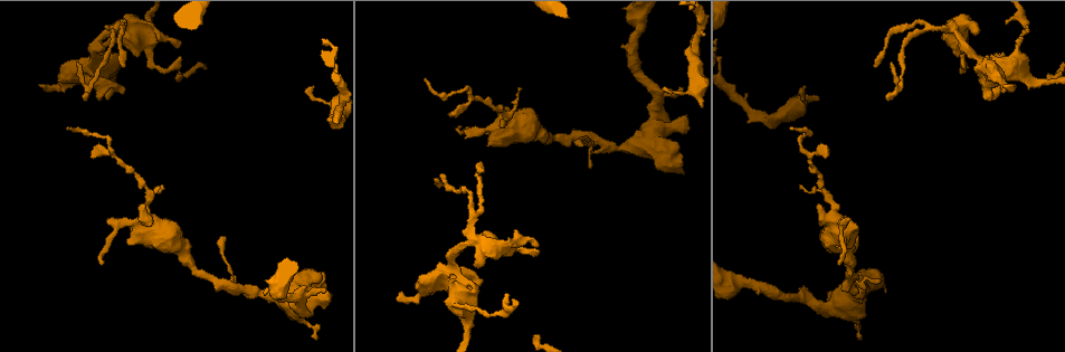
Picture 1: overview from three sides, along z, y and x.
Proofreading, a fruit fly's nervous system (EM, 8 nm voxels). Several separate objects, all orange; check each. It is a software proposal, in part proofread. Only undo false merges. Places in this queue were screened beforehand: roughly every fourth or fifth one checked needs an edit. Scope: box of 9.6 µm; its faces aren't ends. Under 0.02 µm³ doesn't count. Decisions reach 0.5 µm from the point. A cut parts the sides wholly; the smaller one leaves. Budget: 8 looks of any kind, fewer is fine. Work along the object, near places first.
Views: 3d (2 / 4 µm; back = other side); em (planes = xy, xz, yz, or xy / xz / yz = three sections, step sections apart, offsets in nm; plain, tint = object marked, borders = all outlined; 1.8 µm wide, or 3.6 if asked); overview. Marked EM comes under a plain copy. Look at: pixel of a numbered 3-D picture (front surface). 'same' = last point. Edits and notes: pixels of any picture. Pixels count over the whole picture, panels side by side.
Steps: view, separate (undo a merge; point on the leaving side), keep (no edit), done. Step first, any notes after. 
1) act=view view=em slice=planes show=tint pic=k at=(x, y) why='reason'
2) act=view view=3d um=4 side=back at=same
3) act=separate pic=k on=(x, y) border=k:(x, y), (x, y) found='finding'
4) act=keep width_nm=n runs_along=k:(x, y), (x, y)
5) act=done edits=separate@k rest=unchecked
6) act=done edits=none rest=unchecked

act=view view=3d um=2 pic=1 at=(695, 68) why='branch point'

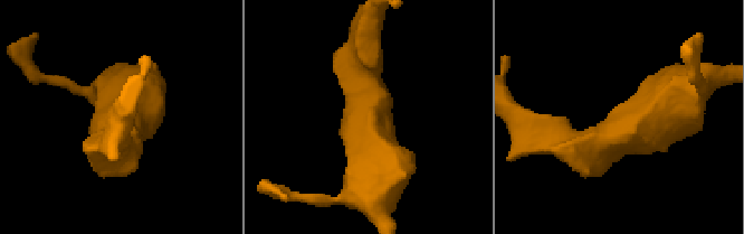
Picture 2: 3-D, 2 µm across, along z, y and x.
act=view view=em um=3.6 slice=xy step=8 show=tint pic=2 at=(624, 133) why='shape alone is not enough'

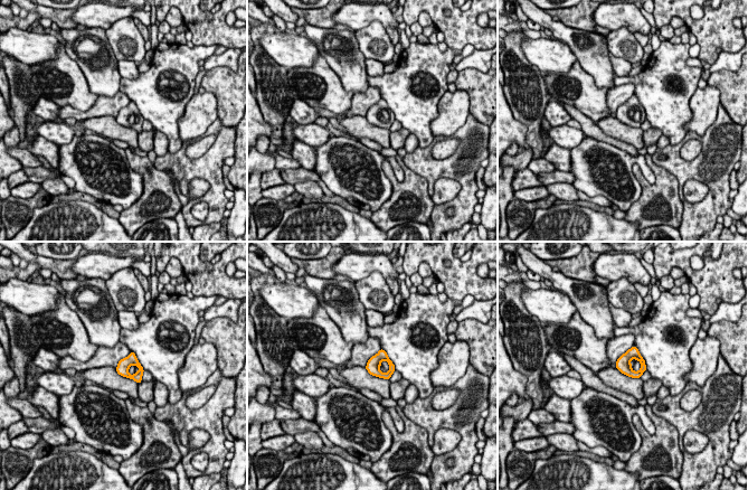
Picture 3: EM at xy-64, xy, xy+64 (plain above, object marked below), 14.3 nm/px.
act=view view=em um=3.6 slice=planes show=borders at=same why='cut it another way'

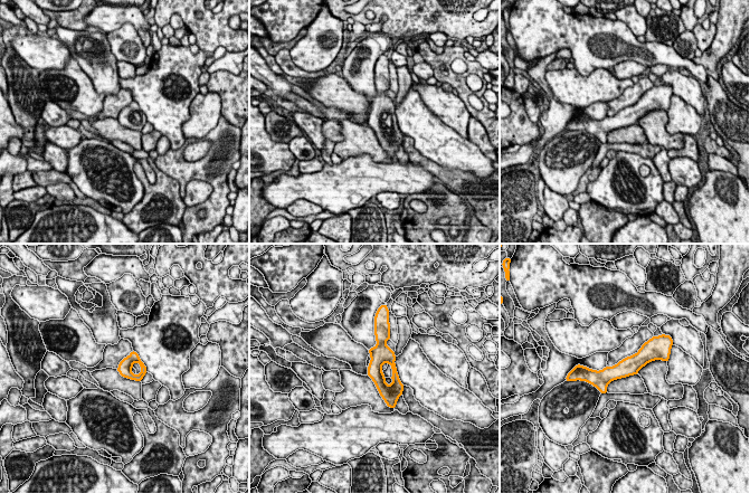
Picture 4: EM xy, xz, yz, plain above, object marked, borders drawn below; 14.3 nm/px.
act=keep runs_along=4:(654, 357), (594, 376) found='continuous, no second neuron'

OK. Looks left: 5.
act=view view=em slice=planes show=tint pic=1 at=(841, 303) why='four-way junction'

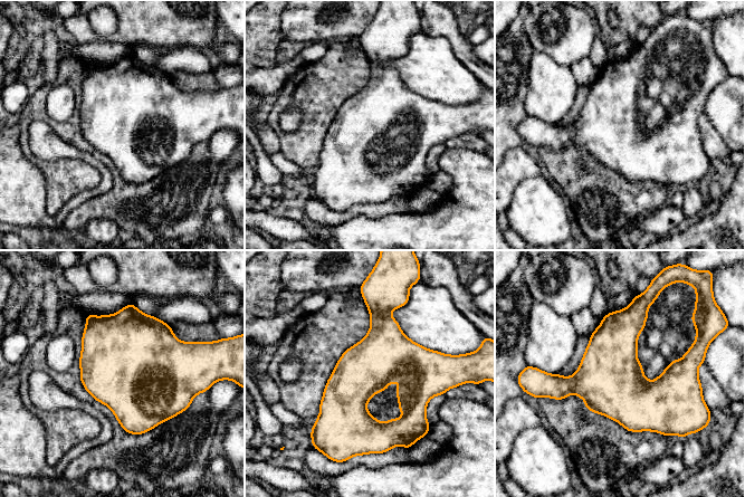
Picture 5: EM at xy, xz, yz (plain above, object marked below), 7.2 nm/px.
act=keep width_nm=380 found='continuous, no second neuron'

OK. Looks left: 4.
act=view view=em um=3.6 slice=xz step=16 show=tint pic=1 at=(93, 69) why='abrupt turn'

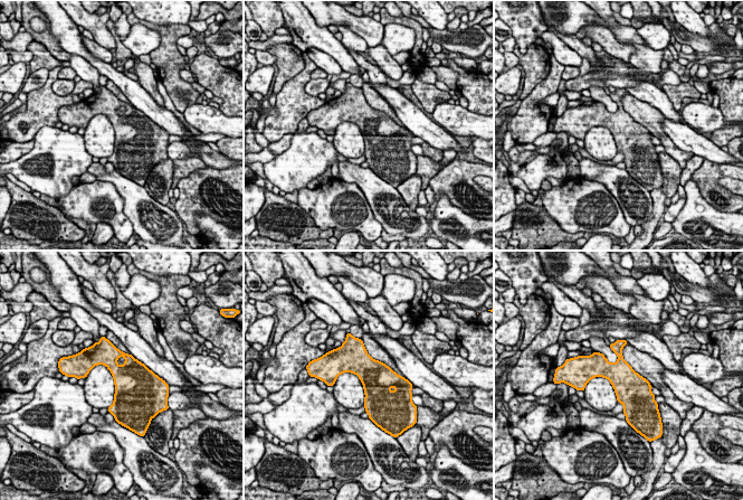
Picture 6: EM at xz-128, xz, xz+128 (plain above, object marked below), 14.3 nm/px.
act=view view=em um=3.6 slice=planes show=borders at=same

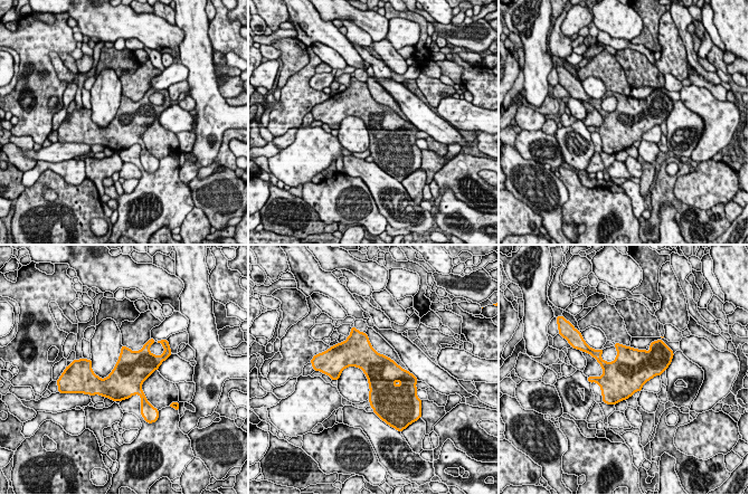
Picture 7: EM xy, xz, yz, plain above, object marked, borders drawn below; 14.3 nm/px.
act=keep found='all the same neuron'

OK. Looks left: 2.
act=done edits=none rest=unchecked

